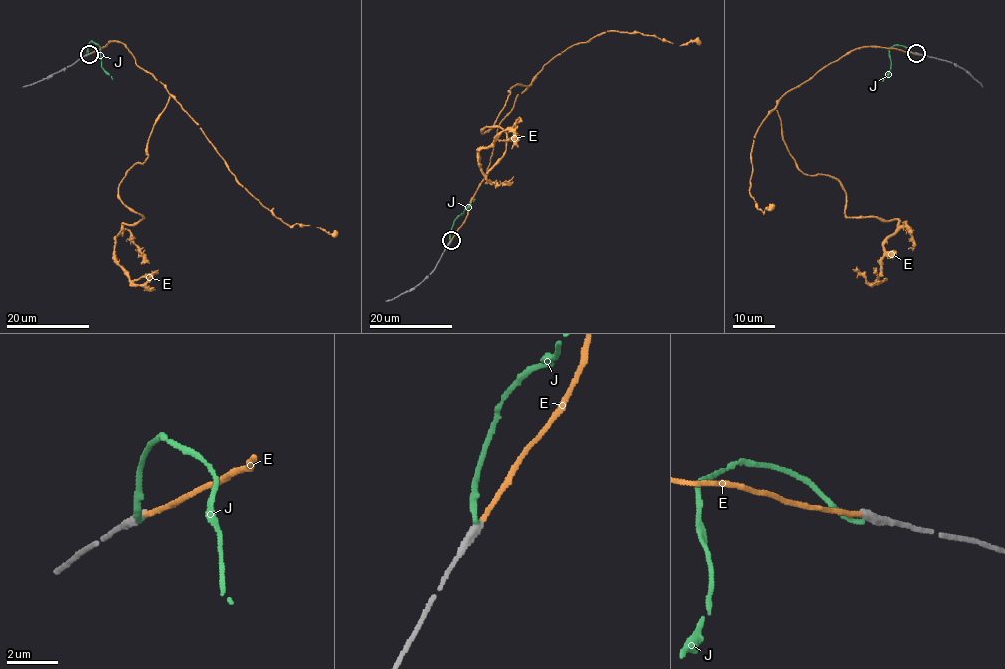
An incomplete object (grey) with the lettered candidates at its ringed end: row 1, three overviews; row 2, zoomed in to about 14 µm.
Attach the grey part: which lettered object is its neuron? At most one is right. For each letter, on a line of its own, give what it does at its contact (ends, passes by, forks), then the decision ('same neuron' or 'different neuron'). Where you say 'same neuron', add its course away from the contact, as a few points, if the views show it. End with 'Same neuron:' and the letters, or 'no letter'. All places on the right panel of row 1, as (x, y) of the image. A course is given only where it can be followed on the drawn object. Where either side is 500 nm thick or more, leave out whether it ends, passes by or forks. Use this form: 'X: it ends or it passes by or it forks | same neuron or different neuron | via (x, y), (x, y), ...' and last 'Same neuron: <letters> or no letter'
E: it ends | same neuron | via (916, 53), (856, 48), (775, 109), (796, 166), (839, 182), (844, 215), (897, 220), (868, 283), (885, 277)
J: it ends | different neuron
Same neuron: E

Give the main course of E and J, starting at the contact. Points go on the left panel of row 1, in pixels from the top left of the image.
E: (89, 54), (119, 41), (169, 94), (145, 162), (119, 184), (142, 216), (122, 225), (115, 261), (148, 285)
J: (87, 55), (88, 45), (92, 41), (100, 48), (101, 67), (113, 79)

